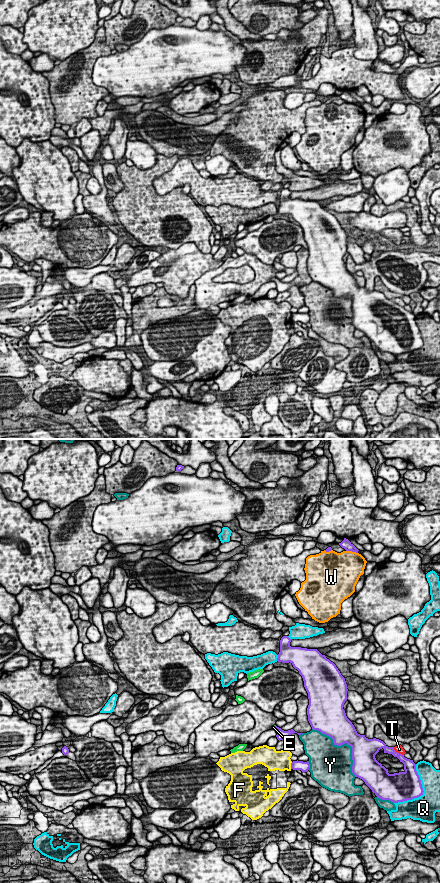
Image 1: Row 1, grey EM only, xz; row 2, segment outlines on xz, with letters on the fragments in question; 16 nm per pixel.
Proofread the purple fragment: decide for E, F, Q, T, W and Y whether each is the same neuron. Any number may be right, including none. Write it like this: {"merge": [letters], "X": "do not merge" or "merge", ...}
{"merge": ["E"], "E": "merge", "F": "do not merge", "Q": "do not merge", "T": "do not merge", "W": "do not merge", "Y": "do not merge"}

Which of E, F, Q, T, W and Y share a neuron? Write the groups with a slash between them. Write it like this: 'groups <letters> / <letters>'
groups E / F / Q / T / W / Y

